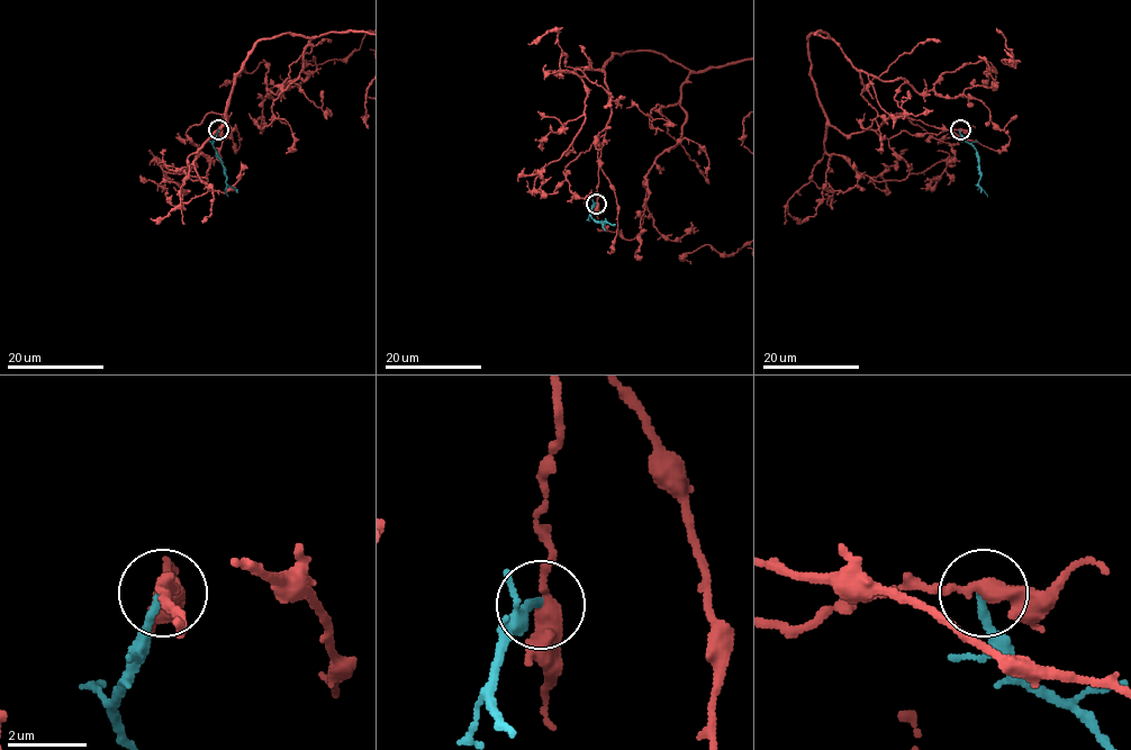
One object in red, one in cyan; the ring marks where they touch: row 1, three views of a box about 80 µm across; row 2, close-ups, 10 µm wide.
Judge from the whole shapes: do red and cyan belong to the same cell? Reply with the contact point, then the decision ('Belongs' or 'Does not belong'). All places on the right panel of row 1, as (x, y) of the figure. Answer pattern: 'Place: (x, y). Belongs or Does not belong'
Place: (960, 129). Does not belong

